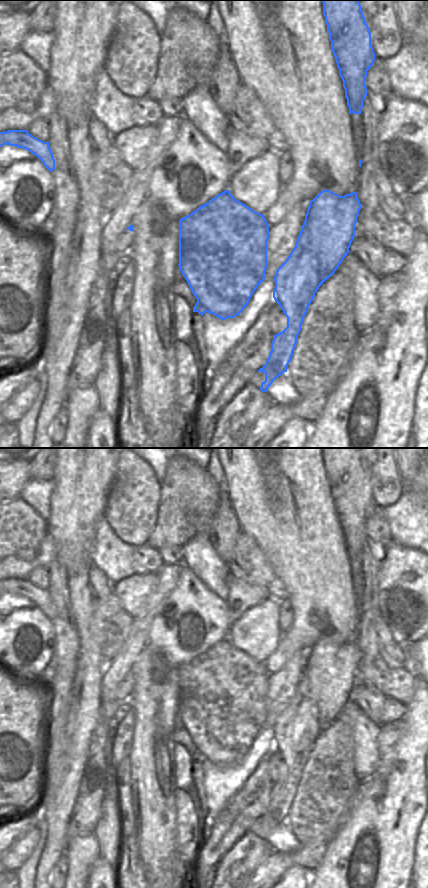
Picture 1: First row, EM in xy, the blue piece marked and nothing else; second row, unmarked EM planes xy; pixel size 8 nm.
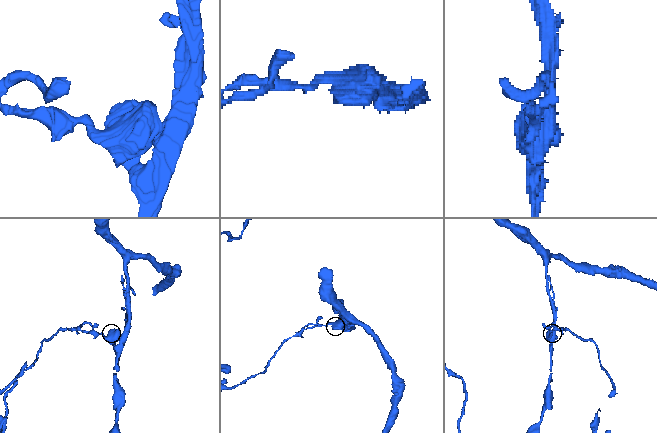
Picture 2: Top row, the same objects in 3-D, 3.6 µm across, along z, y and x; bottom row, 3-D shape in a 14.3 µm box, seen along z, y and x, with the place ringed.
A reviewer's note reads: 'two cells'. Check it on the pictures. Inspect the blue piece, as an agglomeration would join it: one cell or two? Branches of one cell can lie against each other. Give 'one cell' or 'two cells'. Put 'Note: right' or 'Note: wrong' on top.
Note: right
two cells

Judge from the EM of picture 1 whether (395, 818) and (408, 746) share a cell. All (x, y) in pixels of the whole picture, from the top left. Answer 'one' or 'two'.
one

